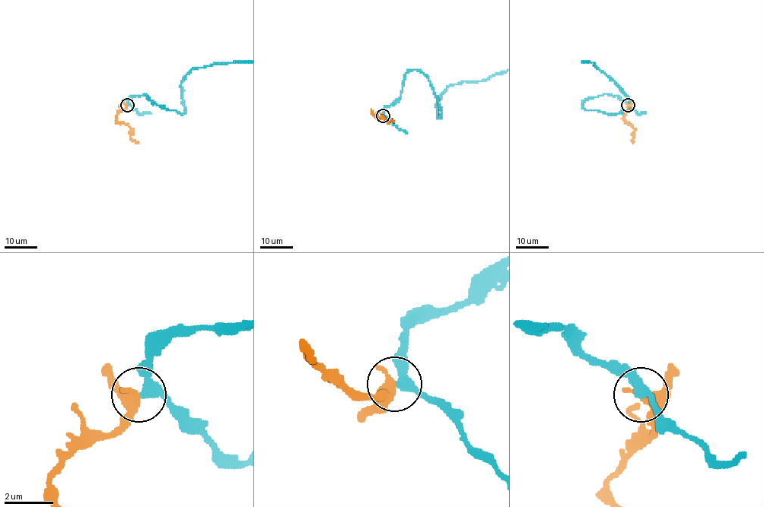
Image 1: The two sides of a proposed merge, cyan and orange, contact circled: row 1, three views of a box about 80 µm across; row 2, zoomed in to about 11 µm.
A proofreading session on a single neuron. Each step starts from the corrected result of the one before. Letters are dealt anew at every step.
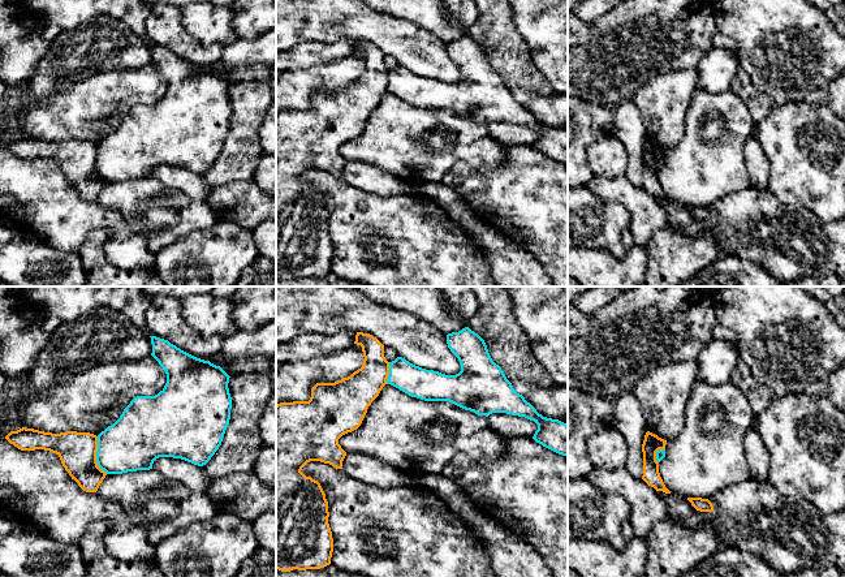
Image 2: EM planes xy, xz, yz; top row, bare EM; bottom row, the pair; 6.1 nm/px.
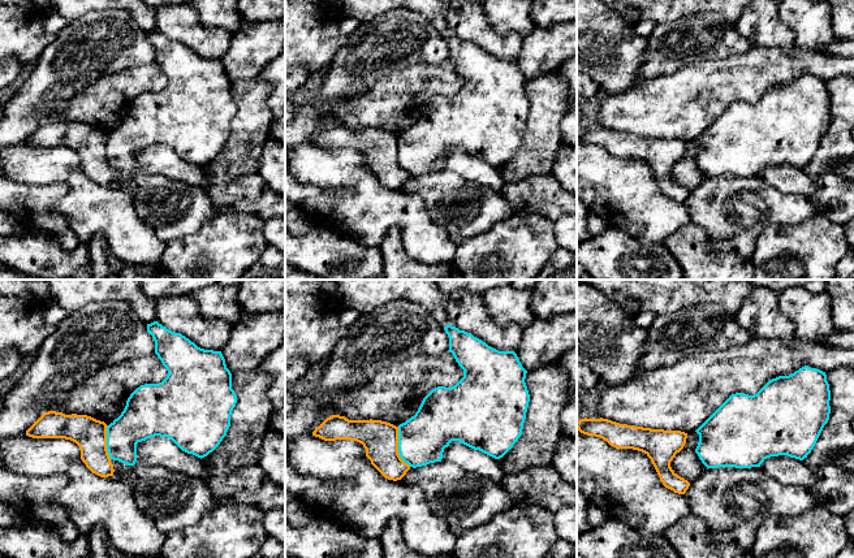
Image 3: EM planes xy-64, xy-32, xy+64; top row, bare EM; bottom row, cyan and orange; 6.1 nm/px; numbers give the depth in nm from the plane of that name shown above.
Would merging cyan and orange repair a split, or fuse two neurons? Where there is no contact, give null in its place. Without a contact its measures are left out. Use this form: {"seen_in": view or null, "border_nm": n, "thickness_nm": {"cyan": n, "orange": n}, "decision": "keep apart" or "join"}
{"seen_in": "xy", "border_nm": 240, "thickness_nm": {"cyan": 340, "orange": 240}, "decision": "keep apart"}

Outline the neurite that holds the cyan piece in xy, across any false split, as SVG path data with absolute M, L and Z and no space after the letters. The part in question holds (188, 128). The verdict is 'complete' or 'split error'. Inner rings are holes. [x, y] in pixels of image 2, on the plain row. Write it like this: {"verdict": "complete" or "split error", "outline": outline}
{"verdict": "complete", "outline": "M150 44L151 64L167 82L164 96L155 104L137 104L124 117L120 126L98 143L96 171L107 182L122 182L137 178L150 178L159 165L181 167L198 175L206 173L221 154L230 128L232 106L229 83L210 69L197 66L168 48Z"}

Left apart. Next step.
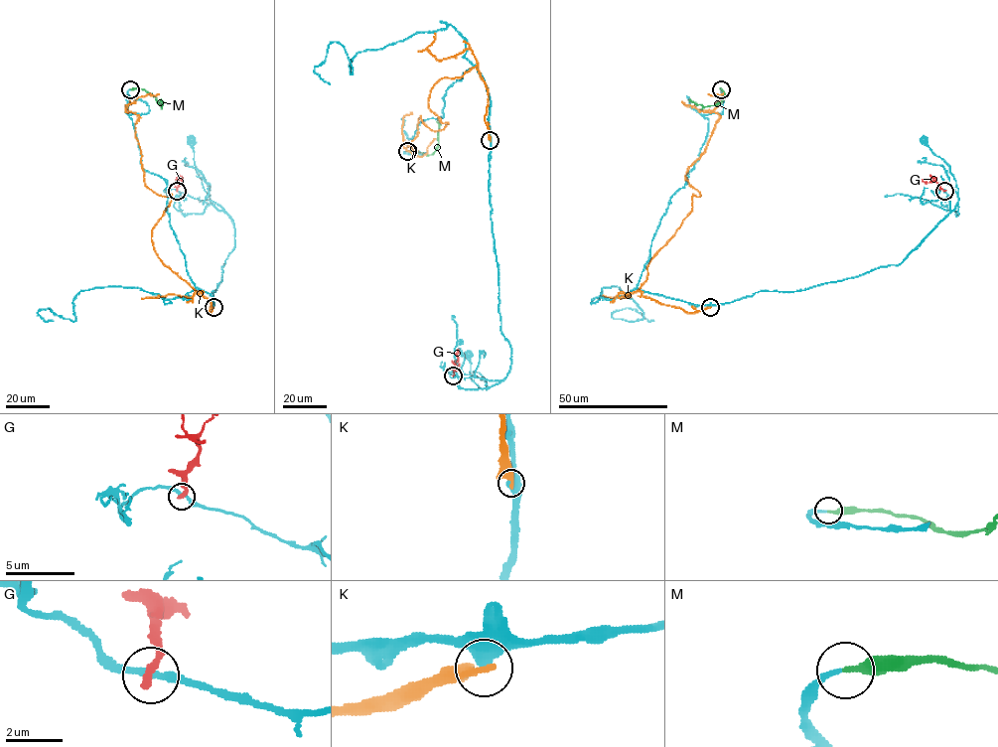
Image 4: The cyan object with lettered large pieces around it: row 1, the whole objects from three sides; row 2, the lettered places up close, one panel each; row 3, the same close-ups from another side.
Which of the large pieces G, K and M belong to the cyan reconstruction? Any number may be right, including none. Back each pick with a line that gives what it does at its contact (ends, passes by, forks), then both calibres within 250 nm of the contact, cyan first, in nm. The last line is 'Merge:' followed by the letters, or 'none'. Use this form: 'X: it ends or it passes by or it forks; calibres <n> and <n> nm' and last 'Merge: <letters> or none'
M: it ends; calibres 180 and 280 nm
Merge: M

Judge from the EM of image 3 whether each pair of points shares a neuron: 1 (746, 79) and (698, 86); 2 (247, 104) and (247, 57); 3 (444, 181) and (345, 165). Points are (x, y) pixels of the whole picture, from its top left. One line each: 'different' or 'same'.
1: same
2: different
3: different

